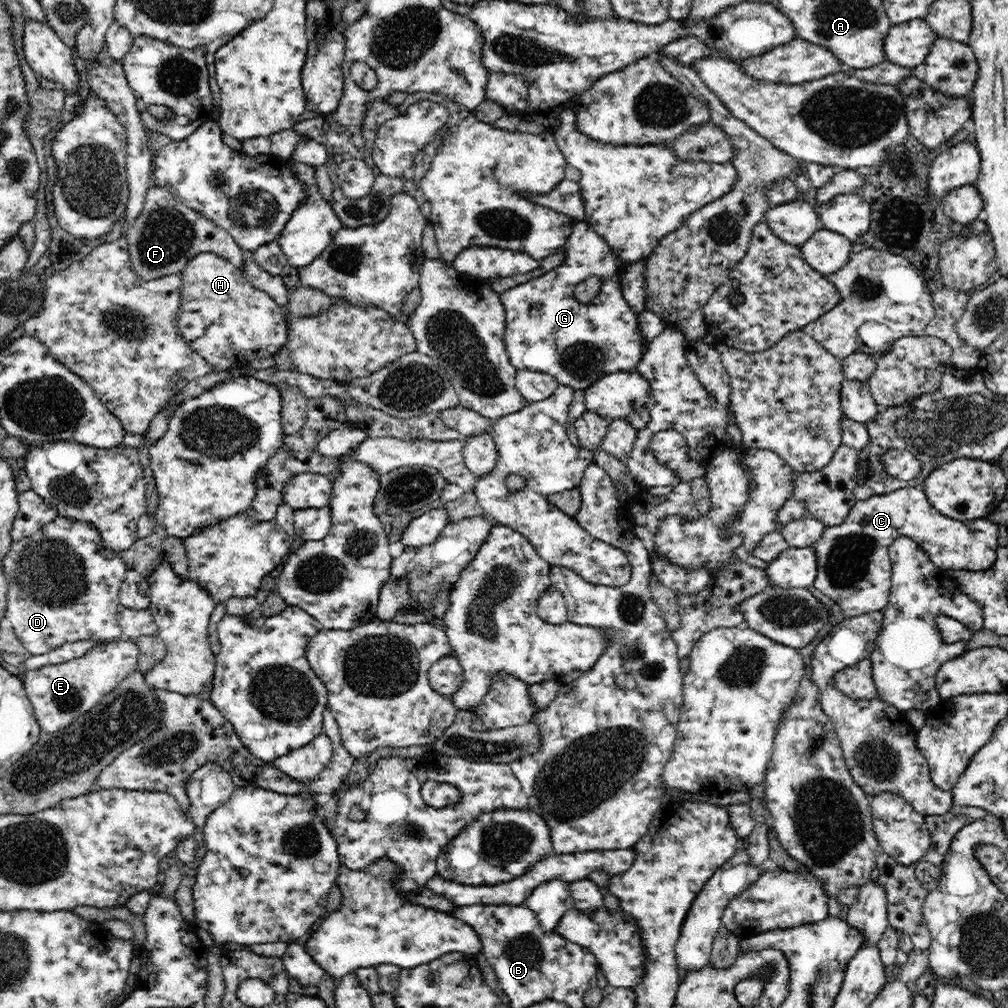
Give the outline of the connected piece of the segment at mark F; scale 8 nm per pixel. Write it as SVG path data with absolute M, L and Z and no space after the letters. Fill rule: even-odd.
M156 185L147 191L144 209L128 229L124 237L130 253L130 265L146 281L181 272L201 252L214 253L238 268L242 268L245 263L247 253L224 230L179 203L169 190L160 189Z

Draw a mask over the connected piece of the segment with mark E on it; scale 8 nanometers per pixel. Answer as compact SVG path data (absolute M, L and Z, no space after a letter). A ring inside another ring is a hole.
M131 639L100 643L81 658L60 665L38 667L24 673L24 689L31 702L41 732L50 734L67 728L81 715L88 713L100 699L115 690L120 682L137 670L139 650Z

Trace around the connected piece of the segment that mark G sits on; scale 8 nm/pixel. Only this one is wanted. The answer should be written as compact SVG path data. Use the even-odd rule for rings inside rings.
M577 221L563 252L565 257L559 266L499 294L500 302L507 312L507 328L503 339L511 365L517 370L528 369L550 374L559 384L566 383L575 390L584 391L592 382L606 374L634 370L647 352L648 344L646 335L639 326L639 314L632 311L623 297L620 274L625 265L616 260L604 238L586 221ZM590 276L599 276L603 285L596 298L584 303L576 297L575 288Z

